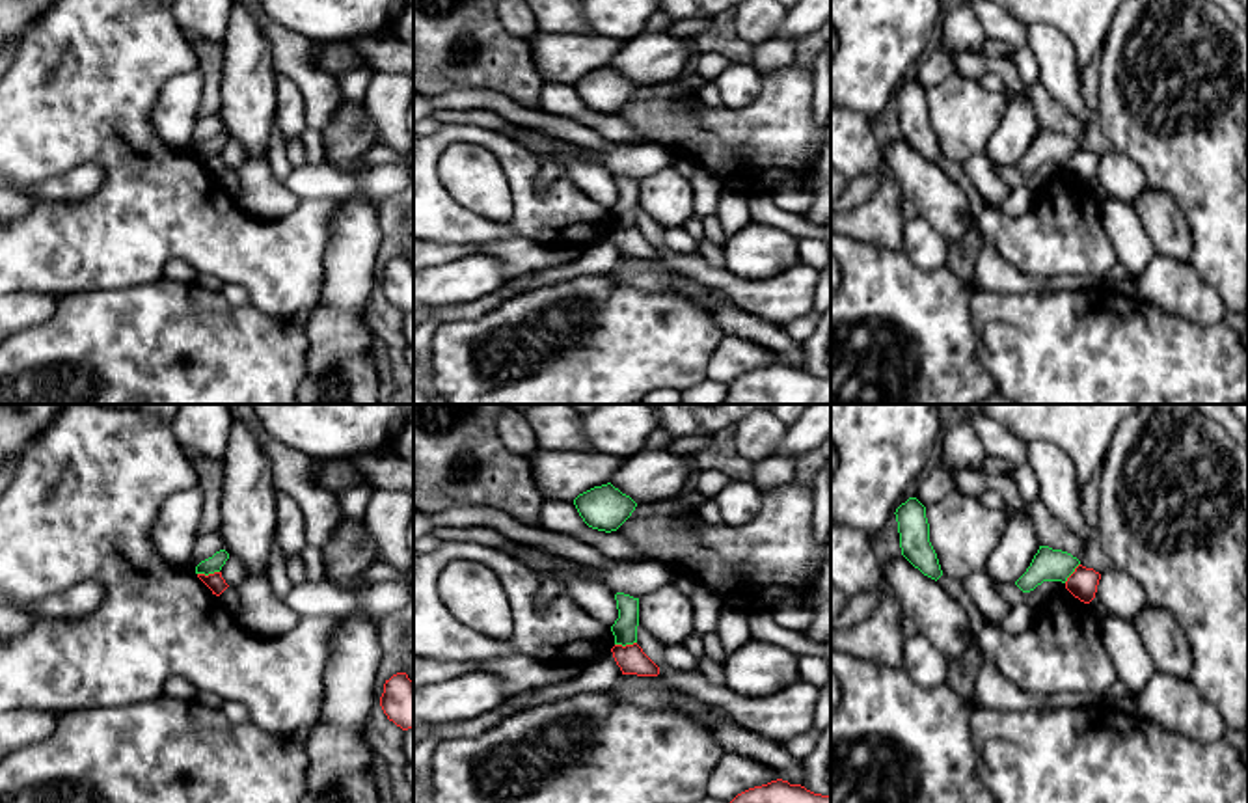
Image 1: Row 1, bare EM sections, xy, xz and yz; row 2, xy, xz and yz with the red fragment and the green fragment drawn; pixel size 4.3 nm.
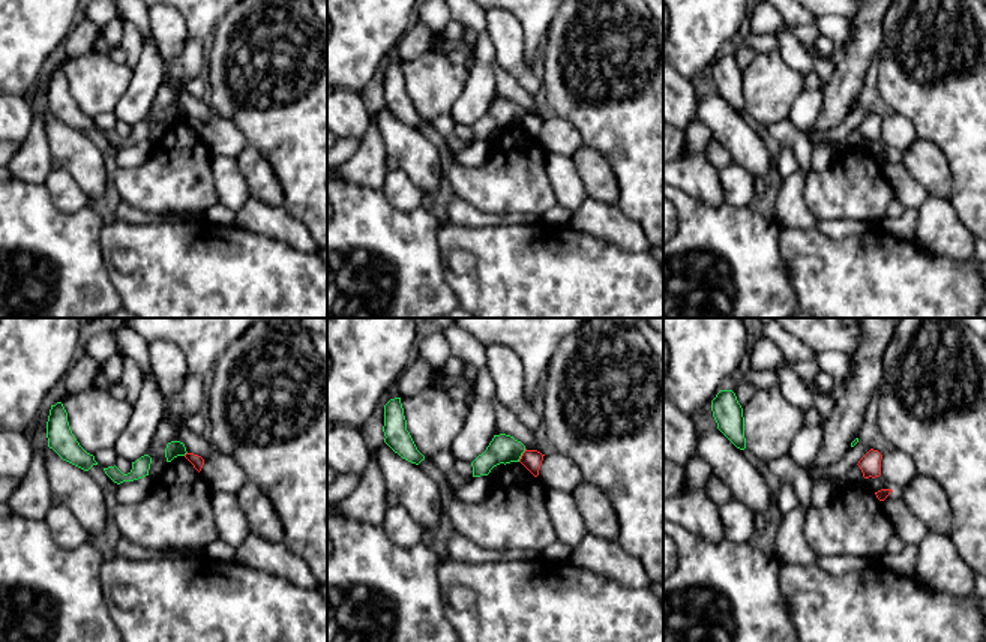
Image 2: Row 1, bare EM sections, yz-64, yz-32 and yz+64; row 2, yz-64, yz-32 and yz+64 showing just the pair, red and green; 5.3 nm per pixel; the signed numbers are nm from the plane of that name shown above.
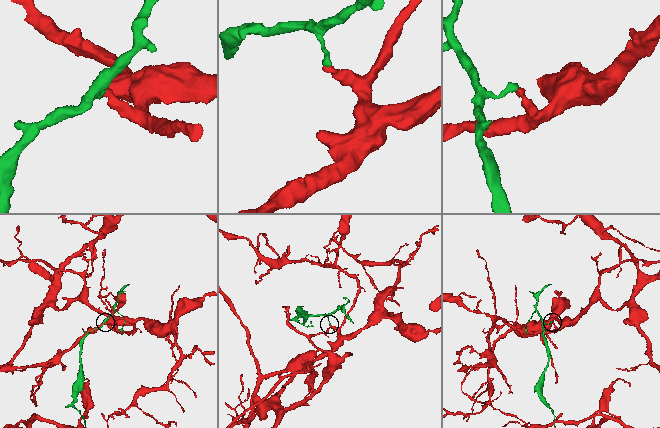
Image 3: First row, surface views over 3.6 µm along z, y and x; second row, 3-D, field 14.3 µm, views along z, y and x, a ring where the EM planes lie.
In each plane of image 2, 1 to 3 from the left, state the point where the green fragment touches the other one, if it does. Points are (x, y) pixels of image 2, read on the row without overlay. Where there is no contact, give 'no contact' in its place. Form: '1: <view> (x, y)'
1: no contact
2: yz-32 (523, 119)
3: no contact

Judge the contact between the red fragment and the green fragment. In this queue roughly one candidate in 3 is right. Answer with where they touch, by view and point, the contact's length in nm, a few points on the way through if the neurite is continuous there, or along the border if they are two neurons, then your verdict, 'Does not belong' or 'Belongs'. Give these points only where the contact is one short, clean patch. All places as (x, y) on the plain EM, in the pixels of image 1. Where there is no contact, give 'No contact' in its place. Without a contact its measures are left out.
Touches red at xy (209, 157). Shared border 100 nm. Boundary: xy (218, 153), (198, 157). Does not belong

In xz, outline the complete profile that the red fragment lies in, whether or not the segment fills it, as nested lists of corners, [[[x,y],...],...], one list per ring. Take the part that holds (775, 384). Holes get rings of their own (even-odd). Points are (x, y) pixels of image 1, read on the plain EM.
[[[777,361],[738,376],[725,404],[831,404],[831,380]]]

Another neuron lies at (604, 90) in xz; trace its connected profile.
[[[611,65],[594,69],[574,82],[583,104],[598,114],[617,114],[635,93],[637,86]]]

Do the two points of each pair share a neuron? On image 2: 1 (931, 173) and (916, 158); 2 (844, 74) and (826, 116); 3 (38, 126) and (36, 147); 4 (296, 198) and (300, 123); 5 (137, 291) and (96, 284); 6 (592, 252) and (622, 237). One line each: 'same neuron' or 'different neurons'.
1: same neuron
2: same neuron
3: same neuron
4: same neuron
5: different neurons
6: different neurons

